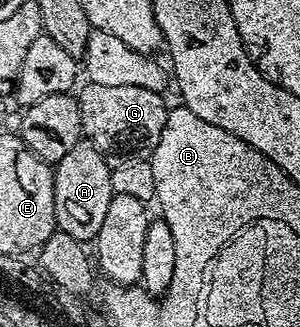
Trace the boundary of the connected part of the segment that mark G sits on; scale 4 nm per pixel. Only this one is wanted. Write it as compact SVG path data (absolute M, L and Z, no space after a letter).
M92 82L85 84L86 88L82 92L77 92L76 98L78 100L78 108L80 109L80 117L82 118L82 133L89 142L93 143L99 151L103 153L111 153L110 151L119 151L119 156L122 157L146 157L149 156L160 141L160 133L164 133L164 125L166 124L166 113L168 110L168 103L162 100L163 96L159 92L152 89L140 89L140 85L96 85Z

